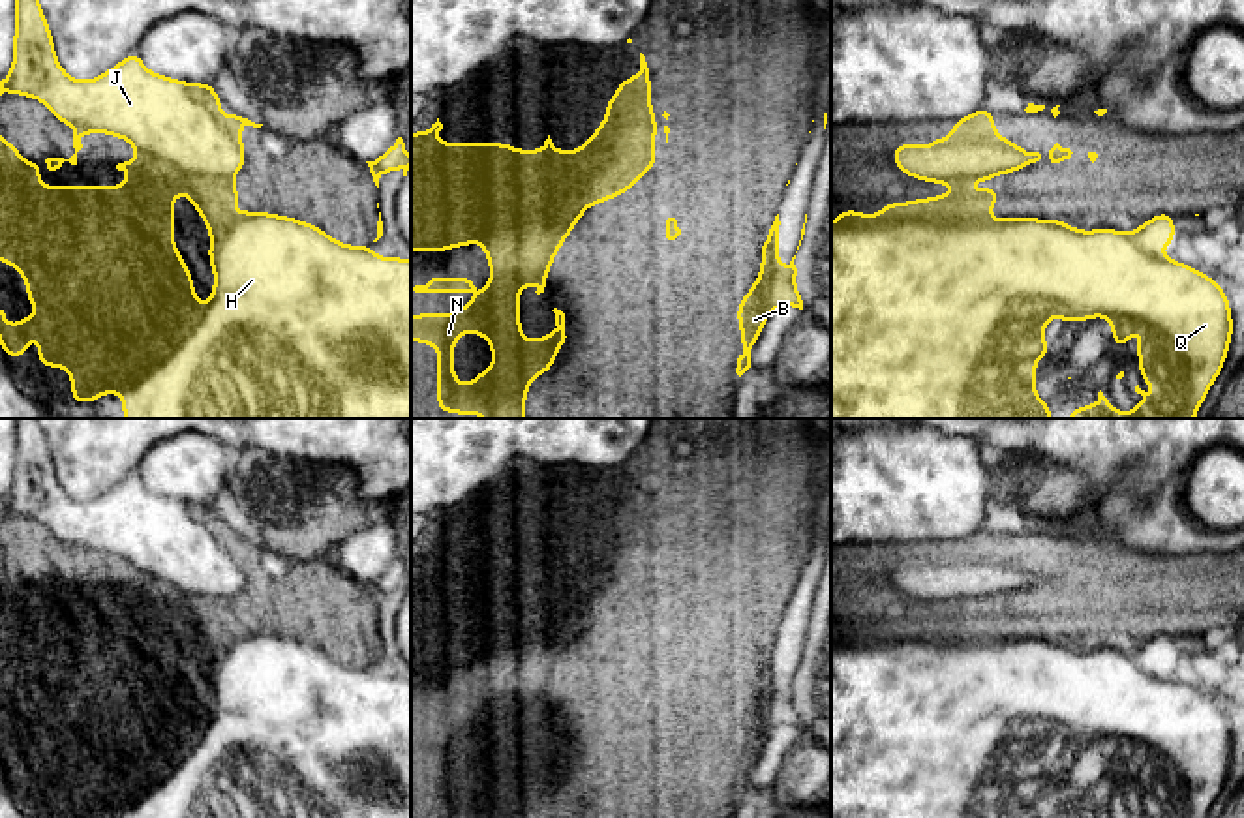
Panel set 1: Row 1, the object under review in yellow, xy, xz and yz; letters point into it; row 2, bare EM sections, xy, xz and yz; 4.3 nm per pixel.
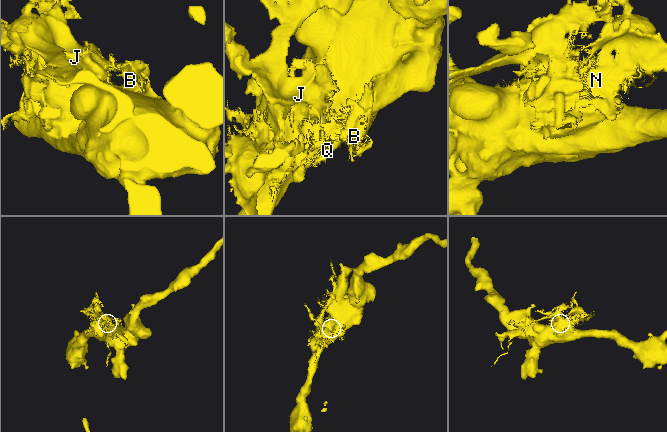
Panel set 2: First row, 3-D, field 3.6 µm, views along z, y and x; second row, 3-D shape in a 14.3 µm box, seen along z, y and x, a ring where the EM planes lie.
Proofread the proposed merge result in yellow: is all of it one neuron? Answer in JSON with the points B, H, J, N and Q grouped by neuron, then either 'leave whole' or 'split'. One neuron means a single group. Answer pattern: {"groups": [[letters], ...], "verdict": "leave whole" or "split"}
{"groups": [["B", "H", "J", "N", "Q"]], "verdict": "leave whole"}

